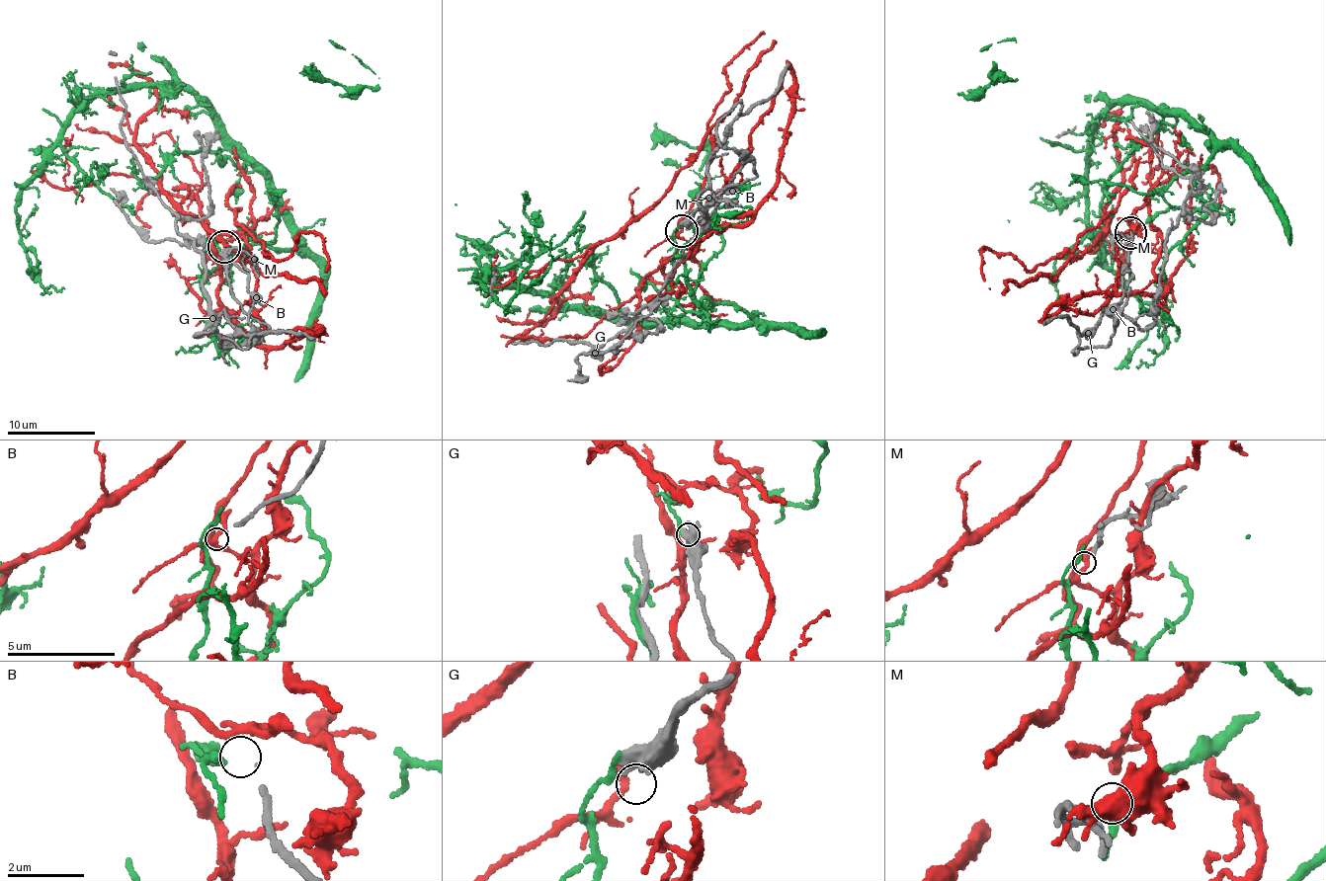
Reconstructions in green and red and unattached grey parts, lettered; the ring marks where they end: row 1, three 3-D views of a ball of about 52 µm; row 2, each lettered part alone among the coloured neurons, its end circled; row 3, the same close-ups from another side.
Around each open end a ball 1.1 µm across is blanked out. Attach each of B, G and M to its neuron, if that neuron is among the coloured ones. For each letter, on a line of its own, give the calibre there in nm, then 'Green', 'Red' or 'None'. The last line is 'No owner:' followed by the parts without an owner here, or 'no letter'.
B: Thickness 110 nm. None
G: Thickness 650 nm. None
M: Thickness 160 nm. Green
No owner: B, G

